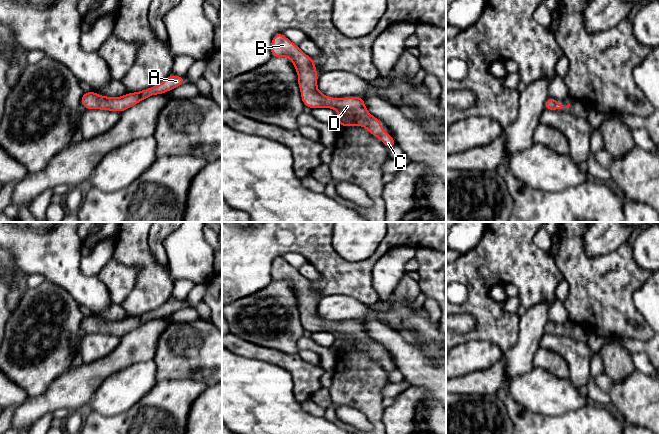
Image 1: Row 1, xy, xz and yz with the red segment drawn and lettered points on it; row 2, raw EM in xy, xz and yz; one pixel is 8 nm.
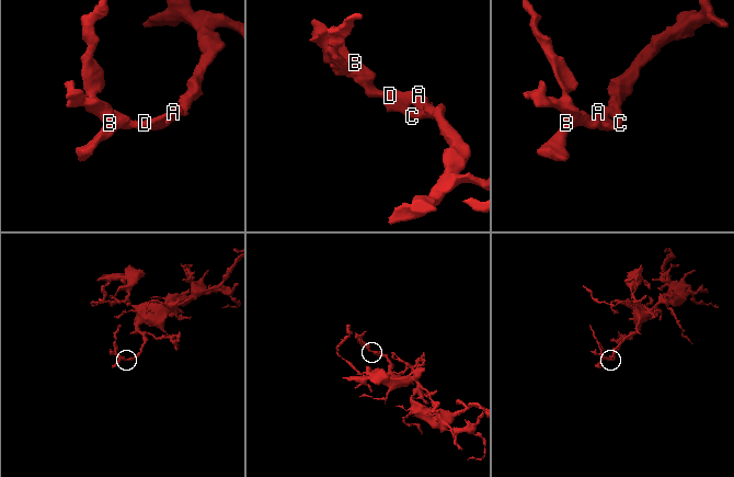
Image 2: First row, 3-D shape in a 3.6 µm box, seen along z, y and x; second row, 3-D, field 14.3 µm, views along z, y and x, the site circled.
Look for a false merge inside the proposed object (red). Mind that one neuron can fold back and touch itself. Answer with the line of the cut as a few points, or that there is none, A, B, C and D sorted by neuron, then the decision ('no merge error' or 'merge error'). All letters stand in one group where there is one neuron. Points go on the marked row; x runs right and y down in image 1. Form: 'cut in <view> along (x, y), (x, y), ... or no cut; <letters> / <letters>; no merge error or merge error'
no cut; A B C D; no merge error

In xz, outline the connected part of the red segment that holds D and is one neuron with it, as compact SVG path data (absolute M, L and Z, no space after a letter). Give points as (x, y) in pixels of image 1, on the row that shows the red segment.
M283 33L276 34L271 41L271 57L288 57L298 74L301 100L306 107L331 108L338 112L339 126L365 127L387 147L396 146L391 134L381 128L382 121L372 116L365 107L365 97L334 98L325 96L317 88L318 74L314 59L306 55L298 45L292 43Z

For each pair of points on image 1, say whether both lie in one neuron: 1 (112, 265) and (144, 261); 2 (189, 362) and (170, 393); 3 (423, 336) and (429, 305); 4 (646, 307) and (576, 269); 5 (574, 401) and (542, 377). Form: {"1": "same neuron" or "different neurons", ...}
{"1": "different neurons", "2": "different neurons", "3": "different neurons", "4": "different neurons", "5": "same neuron"}

